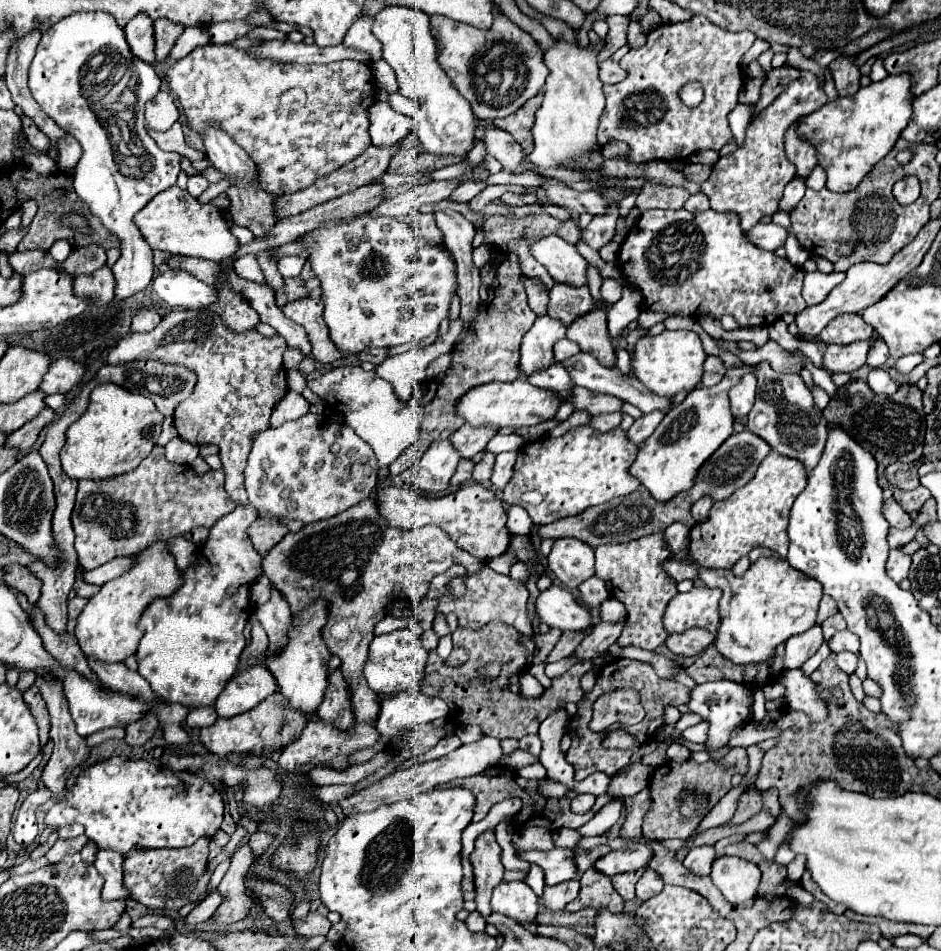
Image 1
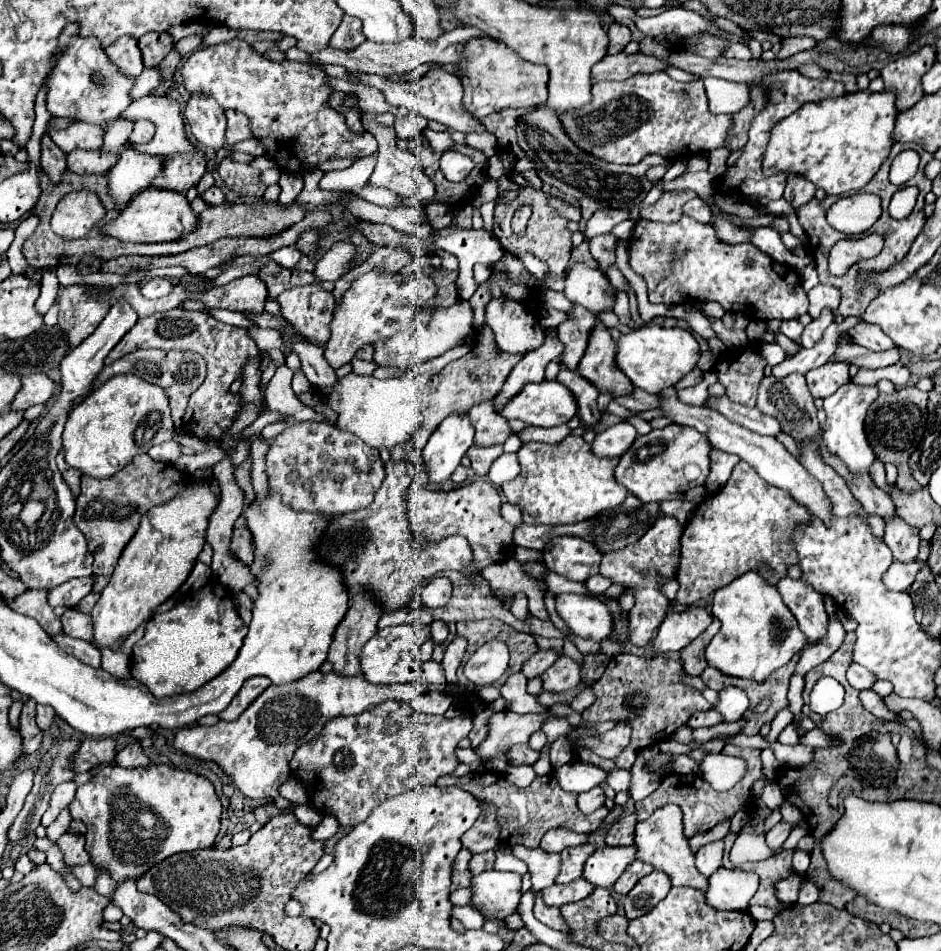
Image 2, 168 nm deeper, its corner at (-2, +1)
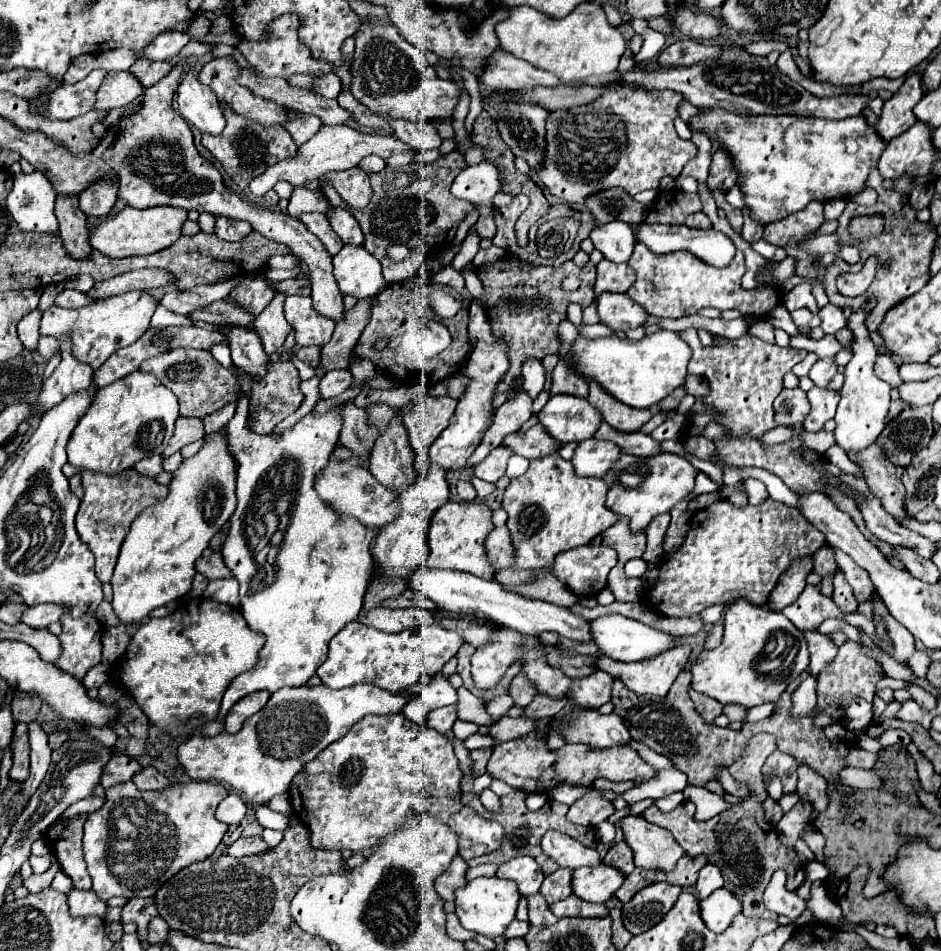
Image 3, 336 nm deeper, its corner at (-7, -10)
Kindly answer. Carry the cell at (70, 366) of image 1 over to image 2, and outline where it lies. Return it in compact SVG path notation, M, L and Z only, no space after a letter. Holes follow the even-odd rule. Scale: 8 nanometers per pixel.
M35 375L35 377L23 377L23 385L19 393L15 395L11 409L25 411L37 403L47 403L49 397L55 391L55 383L47 375Z

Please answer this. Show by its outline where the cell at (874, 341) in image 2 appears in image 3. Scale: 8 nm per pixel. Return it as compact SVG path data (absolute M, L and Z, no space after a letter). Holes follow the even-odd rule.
M878 354L876 364L874 364L876 376L882 378L884 382L888 382L892 388L900 386L900 376L898 376L898 366L894 364L894 360L890 358L890 354Z

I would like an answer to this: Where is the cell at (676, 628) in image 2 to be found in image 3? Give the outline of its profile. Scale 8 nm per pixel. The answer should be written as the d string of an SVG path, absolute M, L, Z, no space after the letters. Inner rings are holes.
M680 644L676 648L670 648L668 652L662 652L660 656L654 656L652 660L640 660L640 662L616 662L608 656L596 656L594 660L594 670L604 670L608 674L612 674L614 678L620 678L630 690L634 690L638 696L666 696L672 682L676 680L676 676L684 670L688 658L692 654L692 646L690 644Z

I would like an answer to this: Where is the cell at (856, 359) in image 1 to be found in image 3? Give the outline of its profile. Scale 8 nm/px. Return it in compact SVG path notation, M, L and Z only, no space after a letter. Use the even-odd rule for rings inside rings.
M812 388L808 392L808 400L812 404L812 412L808 414L804 428L810 432L818 432L826 420L834 418L836 412L836 404L840 400L840 392L838 390L826 390L826 388Z

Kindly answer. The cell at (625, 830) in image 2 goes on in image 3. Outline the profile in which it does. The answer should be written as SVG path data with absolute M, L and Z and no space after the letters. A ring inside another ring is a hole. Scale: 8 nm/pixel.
M624 840L612 844L612 848L608 850L608 854L604 856L604 862L622 870L624 874L630 874L634 870L634 854L632 848L628 848L628 844L624 844Z

